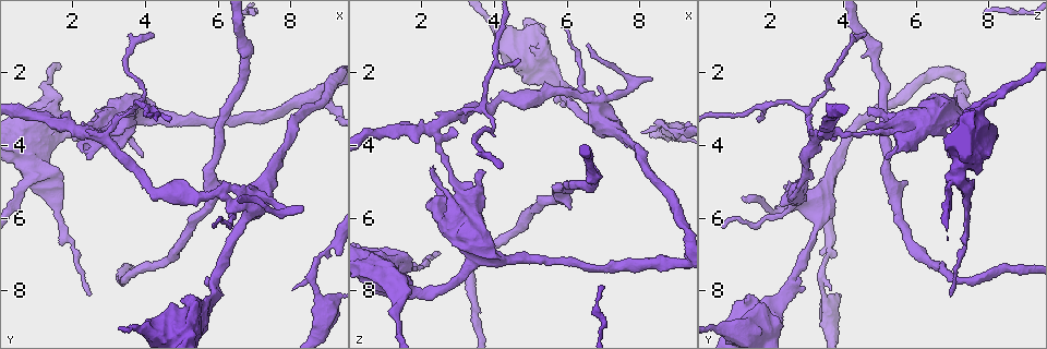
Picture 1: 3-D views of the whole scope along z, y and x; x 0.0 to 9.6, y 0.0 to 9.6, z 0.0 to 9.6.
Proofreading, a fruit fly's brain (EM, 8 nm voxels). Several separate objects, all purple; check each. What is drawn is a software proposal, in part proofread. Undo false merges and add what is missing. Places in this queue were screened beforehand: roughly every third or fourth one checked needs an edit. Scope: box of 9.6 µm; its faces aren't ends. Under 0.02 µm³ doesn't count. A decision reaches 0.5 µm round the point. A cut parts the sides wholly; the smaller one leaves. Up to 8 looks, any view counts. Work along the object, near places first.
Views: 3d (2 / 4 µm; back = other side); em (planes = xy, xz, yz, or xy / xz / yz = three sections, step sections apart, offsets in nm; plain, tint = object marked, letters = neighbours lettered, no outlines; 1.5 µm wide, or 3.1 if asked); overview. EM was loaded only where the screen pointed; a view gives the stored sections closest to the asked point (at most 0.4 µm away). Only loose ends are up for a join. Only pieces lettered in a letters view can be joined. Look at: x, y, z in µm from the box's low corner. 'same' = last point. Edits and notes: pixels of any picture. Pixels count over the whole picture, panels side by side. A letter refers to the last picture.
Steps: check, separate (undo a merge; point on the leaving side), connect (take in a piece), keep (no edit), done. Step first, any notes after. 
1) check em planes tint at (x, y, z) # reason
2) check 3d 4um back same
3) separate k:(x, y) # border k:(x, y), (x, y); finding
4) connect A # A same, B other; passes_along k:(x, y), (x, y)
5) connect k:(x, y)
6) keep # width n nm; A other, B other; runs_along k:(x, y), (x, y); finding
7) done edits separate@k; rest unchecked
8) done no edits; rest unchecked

check 3d 2um back at (8.80, 7.00, 3.55) # thin neck

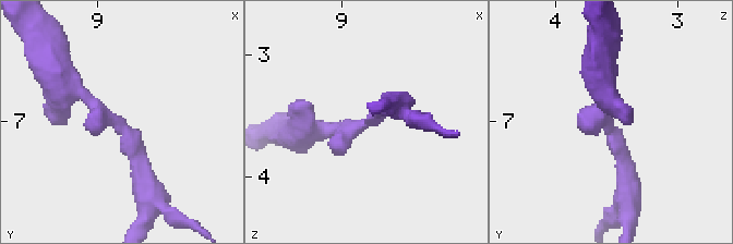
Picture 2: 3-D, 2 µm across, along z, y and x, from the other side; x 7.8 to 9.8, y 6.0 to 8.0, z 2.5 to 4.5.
check em xy step 4 tint at (8.84, 7.02, 3.56)

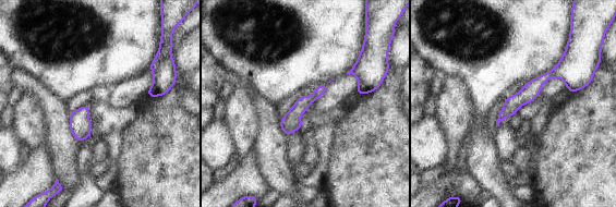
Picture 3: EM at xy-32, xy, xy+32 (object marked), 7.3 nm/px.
check em planes letters same # another direction

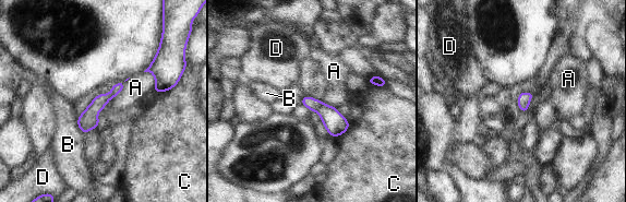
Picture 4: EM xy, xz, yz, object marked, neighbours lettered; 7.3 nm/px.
keep # A other, B other, C other, D other; arm_widths 200, 280 nm; all the same cell

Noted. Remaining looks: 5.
check 3d 4um at (2.40, 3.70, 3.55)

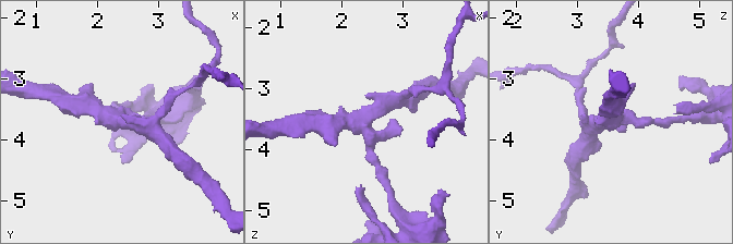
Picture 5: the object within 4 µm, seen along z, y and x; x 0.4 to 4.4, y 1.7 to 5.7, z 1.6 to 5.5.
check em yz step 4 letters at (2.35, 3.70, 3.55) # shape alone is not enough

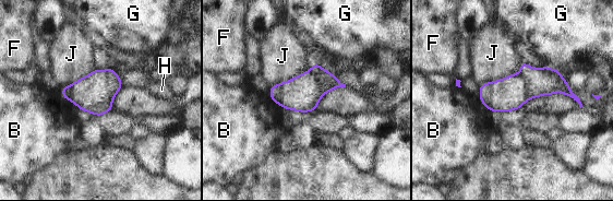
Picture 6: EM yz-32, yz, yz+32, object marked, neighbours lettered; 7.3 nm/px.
separate 6:(509, 93) # longest_contact J 360 nm; B other, F other, G other, H other, J other; border 6:(519, 73), (525, 81), (527, 98); two cells meet here

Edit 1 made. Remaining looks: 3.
check 3d 4um at (1.25, 4.70, 7.15) # thin arm on a thick one

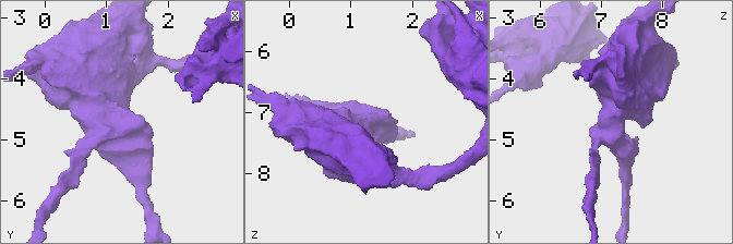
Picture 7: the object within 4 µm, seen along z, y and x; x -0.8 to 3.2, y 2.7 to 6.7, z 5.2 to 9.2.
check em planes plain at (1.25, 4.70, 7.15) # arms 3; arm_widths 180, 280, 800 nm; now the EM

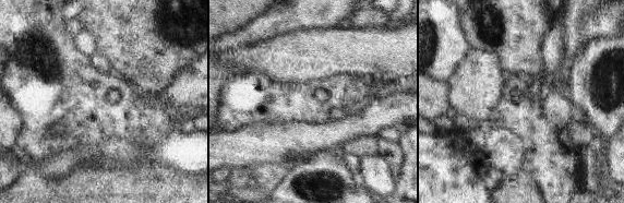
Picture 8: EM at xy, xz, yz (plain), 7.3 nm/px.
check em planes letters same

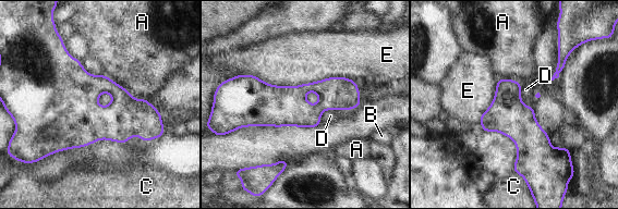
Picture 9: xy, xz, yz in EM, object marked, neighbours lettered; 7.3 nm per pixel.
keep # longest_contact E 900 nm; A other, B other, C other, D other, E other; border 9:(237, 74), (275, 85), (355, 82); all the same cell

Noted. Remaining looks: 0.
done edits separate@6; rest unchecked

